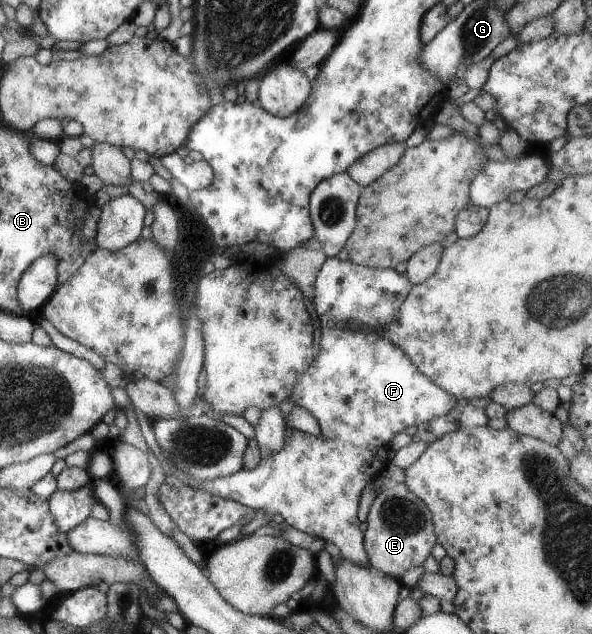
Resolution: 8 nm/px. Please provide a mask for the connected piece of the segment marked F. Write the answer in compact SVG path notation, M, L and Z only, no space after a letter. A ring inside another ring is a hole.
M328 257L319 269L314 283L315 297L311 308L320 319L322 333L320 352L318 354L316 352L311 368L306 369L291 393L295 406L307 408L318 420L321 428L318 435L293 430L278 452L271 457L261 459L261 463L253 469L242 468L230 476L211 481L194 481L163 458L147 416L143 412L136 411L134 407L132 411L136 414L146 445L161 460L167 470L167 476L182 477L190 486L204 489L225 499L235 500L253 511L262 509L268 517L281 514L286 526L323 541L330 540L338 546L344 559L370 567L358 518L362 489L370 481L375 481L381 474L390 470L389 442L398 433L407 426L418 426L448 414L458 399L424 376L398 345L381 334L385 326L395 319L413 287L405 273L398 274L394 269L357 265L350 260L340 261L336 257Z

